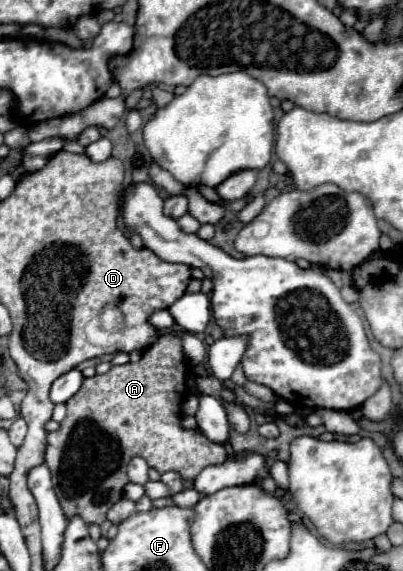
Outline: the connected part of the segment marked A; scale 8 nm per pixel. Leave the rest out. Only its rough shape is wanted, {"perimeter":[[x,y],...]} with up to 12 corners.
{"perimeter":[[169,334],[85,378],[47,434],[67,518],[103,524],[133,456],[183,490],[227,458],[181,428]]}

